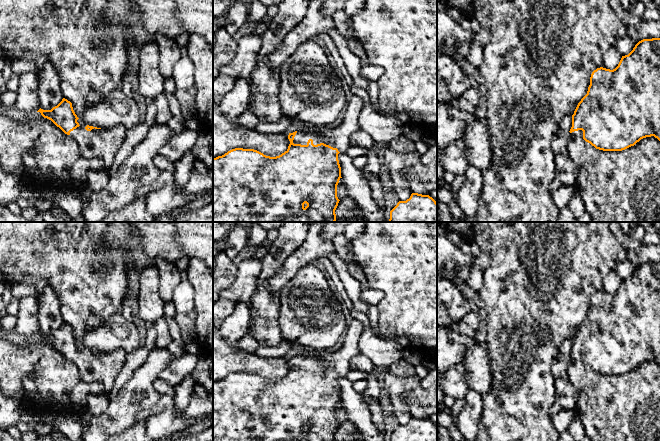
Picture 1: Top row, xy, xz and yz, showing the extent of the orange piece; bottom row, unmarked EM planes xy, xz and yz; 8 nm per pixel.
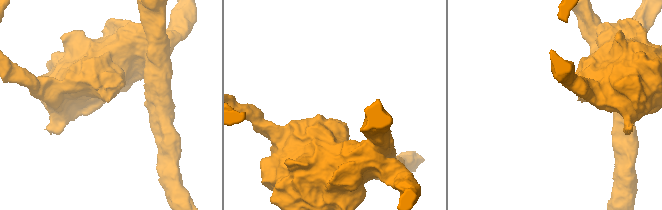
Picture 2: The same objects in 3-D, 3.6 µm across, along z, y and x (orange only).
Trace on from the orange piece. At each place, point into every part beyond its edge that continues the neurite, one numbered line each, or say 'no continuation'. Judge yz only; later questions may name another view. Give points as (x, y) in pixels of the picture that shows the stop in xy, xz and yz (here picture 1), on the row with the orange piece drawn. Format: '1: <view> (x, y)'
1: yz (579, 133)

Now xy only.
1: xy (104, 143)

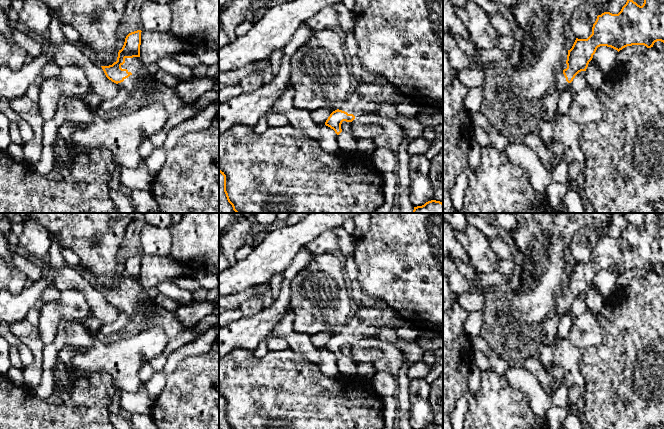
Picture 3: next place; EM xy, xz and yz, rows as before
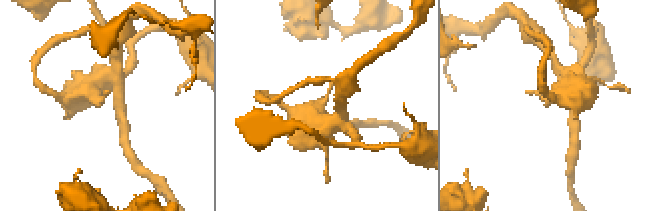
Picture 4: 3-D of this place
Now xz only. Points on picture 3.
1: xz (364, 97)

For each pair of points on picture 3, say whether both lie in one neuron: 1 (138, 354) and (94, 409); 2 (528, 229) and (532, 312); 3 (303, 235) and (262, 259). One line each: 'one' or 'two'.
1: two
2: one
3: one

